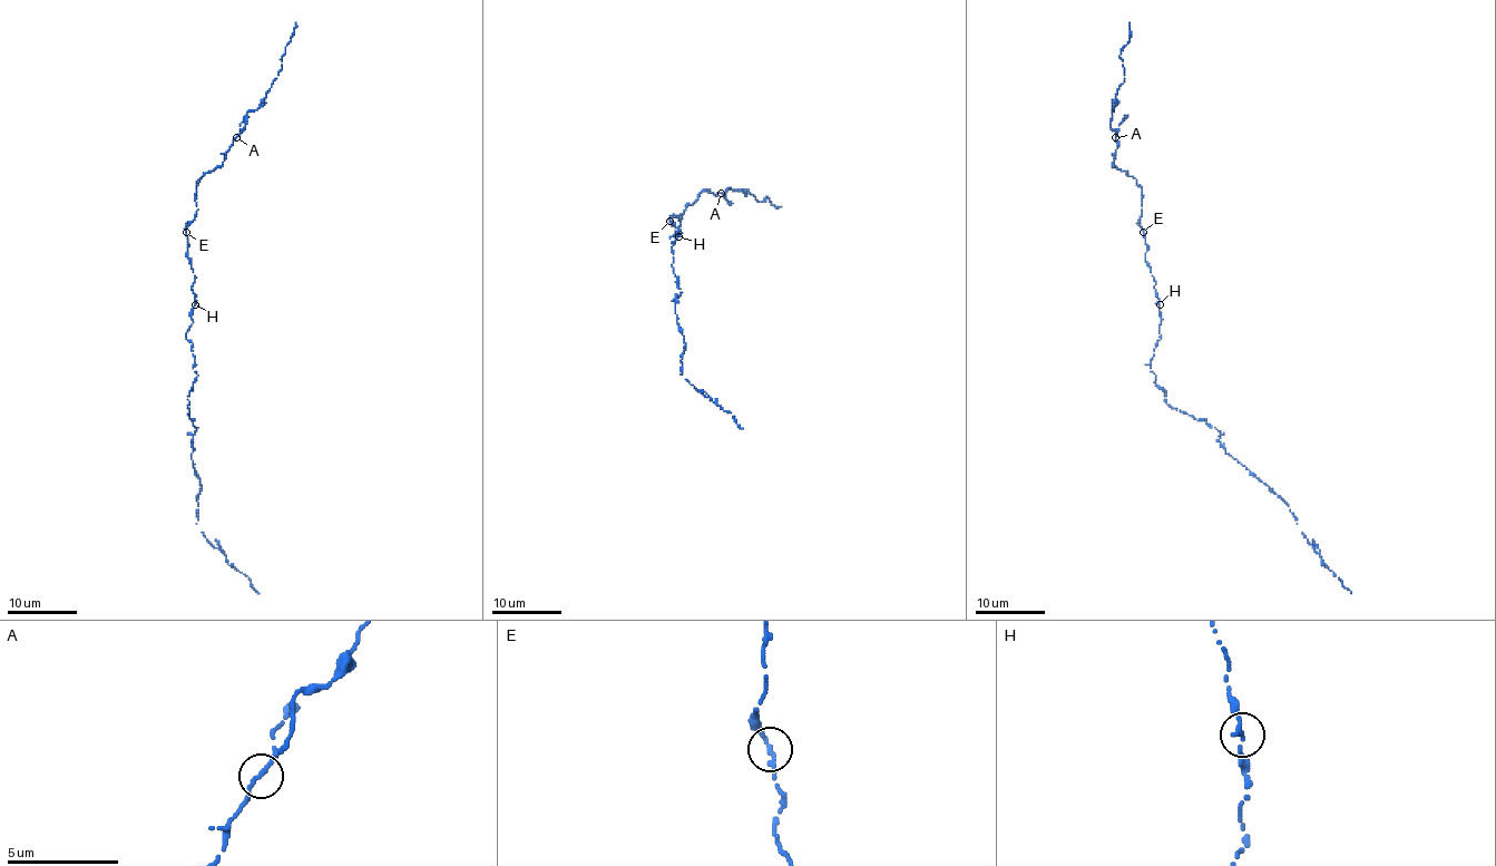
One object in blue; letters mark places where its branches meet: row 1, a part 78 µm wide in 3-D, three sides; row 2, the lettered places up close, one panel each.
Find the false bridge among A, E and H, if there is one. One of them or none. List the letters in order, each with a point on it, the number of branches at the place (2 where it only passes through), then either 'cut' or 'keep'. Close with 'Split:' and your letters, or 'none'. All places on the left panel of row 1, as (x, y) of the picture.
A: at (236, 137); 2 branches meet; keep
E: at (186, 232); 2 branches meet; keep
H: at (195, 304); 2 branches meet; keep
Split: none

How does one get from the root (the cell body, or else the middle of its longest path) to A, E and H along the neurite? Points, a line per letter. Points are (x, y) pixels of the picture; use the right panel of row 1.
A: (1159, 340), (1159, 298), (1145, 260), (1146, 244), (1140, 225), (1142, 188), (1134, 177), (1114, 166), (1115, 137)
E: (1159, 340), (1159, 298), (1145, 260), (1143, 232)
H: (1159, 340), (1159, 303)

